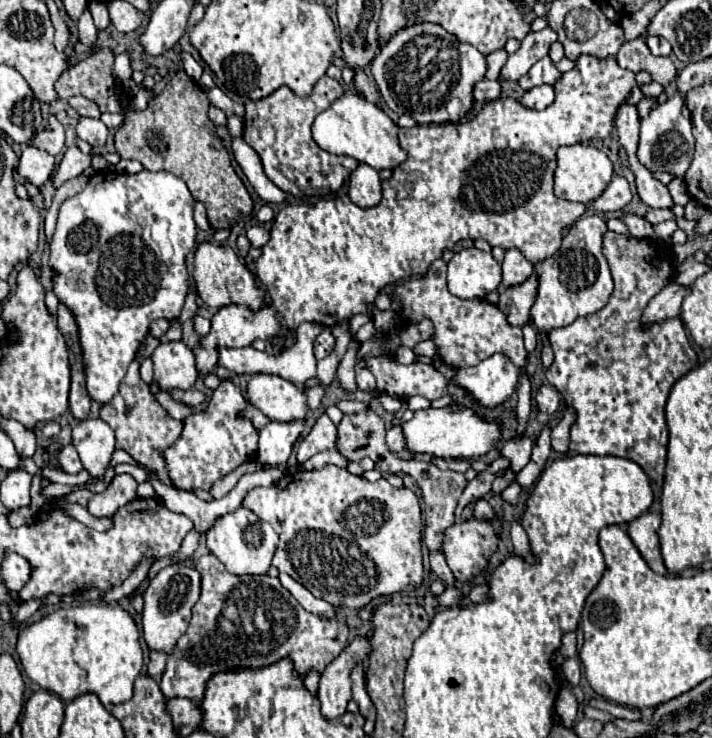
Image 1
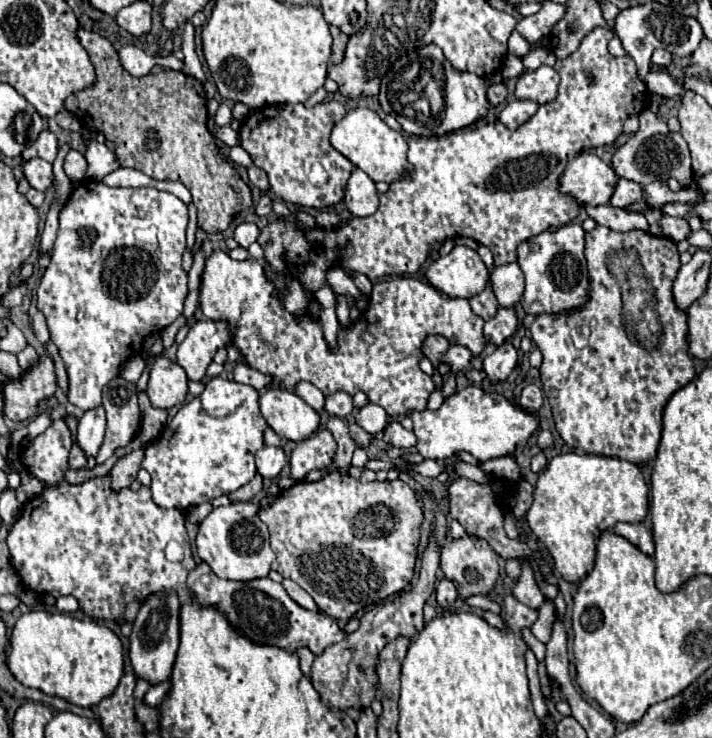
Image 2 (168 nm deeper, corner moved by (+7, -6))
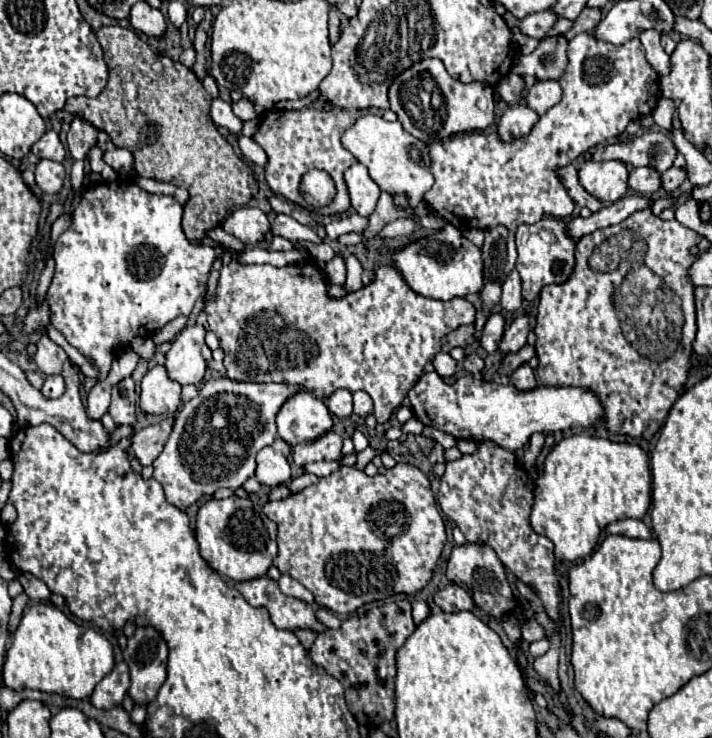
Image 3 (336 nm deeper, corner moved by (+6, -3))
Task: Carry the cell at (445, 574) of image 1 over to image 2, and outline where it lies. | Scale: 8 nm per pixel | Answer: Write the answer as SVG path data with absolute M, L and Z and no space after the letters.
M447 578L439 580L435 594L437 594L437 602L439 602L441 606L449 606L449 604L453 604L453 602L457 600L457 590L455 590L453 582L447 580Z

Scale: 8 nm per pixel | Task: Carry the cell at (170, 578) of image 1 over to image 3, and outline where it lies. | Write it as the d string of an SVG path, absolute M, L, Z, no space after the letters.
M138 627L134 637L128 639L128 647L124 649L124 661L130 667L130 689L128 695L134 701L134 705L148 705L158 689L162 687L162 683L166 681L166 661L168 661L168 647L162 639L162 635L152 629L152 627Z

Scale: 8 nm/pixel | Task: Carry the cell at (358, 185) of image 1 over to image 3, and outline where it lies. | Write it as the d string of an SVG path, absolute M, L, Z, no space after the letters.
M354 163L352 167L346 169L344 179L346 179L350 201L356 213L362 217L372 215L380 197L380 187L372 181L372 177L368 175L368 169L362 163Z

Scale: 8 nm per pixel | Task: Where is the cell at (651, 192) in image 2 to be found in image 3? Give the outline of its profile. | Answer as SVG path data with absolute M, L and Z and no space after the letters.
M670 167L666 173L662 173L662 187L666 189L666 193L676 191L688 177L688 169L678 169L678 167Z

